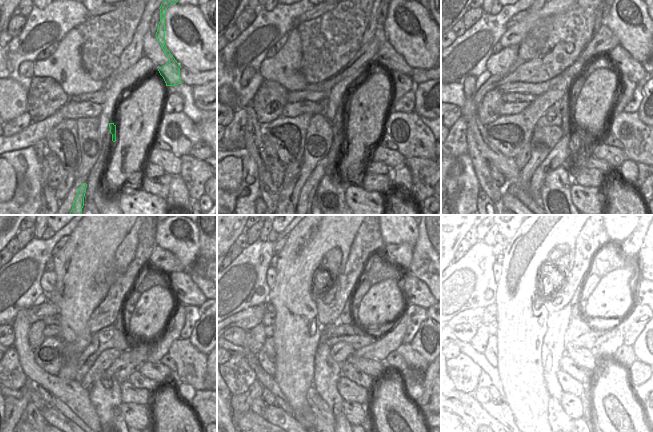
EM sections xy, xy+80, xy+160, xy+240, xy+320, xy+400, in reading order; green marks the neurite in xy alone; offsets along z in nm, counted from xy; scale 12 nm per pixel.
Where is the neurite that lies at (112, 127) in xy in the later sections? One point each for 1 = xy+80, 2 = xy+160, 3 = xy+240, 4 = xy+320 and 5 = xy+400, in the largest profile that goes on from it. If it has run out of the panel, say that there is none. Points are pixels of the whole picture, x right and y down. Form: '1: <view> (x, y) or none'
1: xy+80 (330, 163)
2: xy+160 (573, 141)
3: xy+240 (129, 361)
4: xy+320 (379, 350)
5: xy+400 (609, 347)

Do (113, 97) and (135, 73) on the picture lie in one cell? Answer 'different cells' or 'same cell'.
same cell

